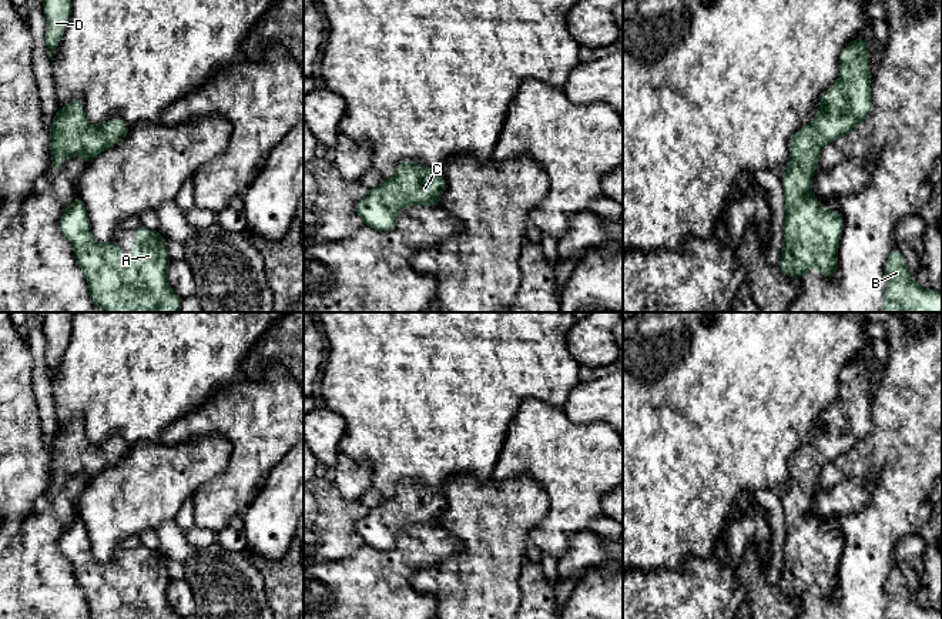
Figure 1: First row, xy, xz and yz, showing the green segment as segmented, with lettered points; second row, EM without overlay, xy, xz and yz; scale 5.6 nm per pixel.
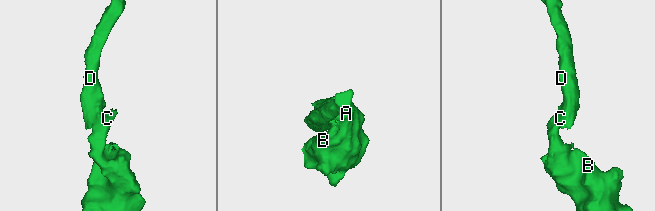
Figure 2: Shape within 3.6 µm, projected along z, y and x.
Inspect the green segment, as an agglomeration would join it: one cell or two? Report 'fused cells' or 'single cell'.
single cell

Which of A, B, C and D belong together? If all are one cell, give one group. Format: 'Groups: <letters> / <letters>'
Groups: A B C D

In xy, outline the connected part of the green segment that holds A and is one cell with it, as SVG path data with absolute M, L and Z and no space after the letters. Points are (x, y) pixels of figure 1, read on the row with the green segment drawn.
M77 194L74 201L60 217L60 231L73 244L76 258L87 278L93 302L105 312L180 312L182 298L168 284L168 265L171 262L167 240L158 232L138 225L138 234L133 238L133 257L125 258L124 250L113 241L100 244L91 234L91 224L86 204Z

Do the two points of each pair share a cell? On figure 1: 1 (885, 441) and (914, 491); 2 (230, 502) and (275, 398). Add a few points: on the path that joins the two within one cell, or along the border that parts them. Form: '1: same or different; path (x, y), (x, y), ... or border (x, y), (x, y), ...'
1: same; path (898, 454), (907, 462), (907, 478)
2: same; path (241, 477), (255, 454), (262, 424)

